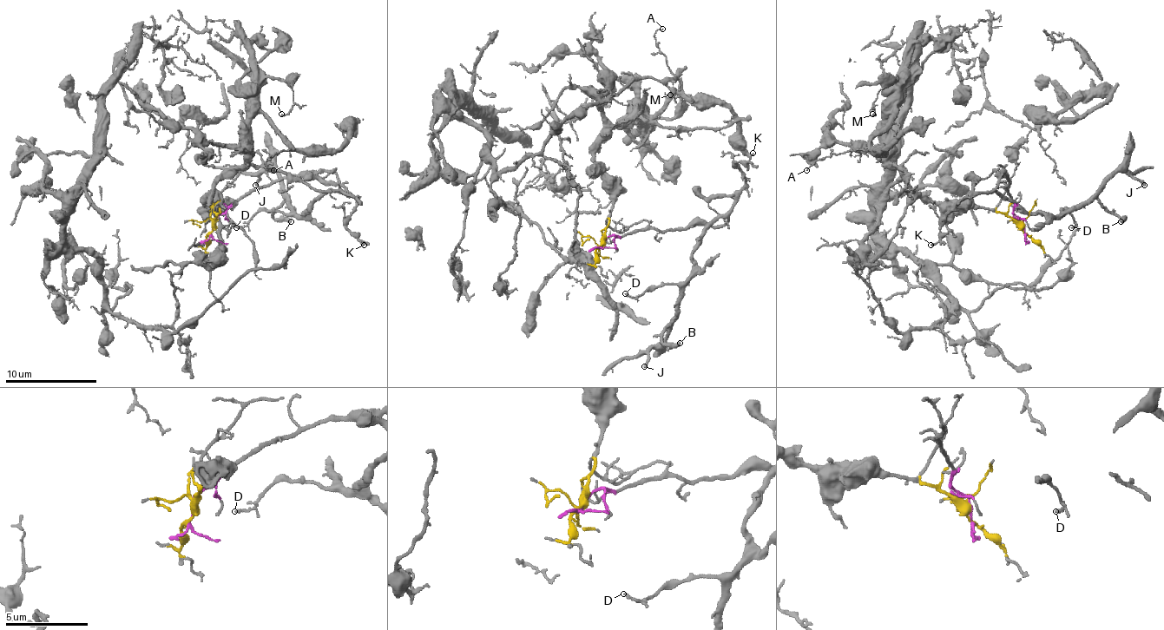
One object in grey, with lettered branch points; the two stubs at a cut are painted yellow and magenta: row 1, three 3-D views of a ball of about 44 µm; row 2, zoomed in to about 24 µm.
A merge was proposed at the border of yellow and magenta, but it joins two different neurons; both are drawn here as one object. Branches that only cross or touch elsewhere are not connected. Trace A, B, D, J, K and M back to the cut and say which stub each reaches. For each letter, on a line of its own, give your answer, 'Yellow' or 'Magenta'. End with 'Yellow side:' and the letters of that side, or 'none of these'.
A: Yellow
B: Magenta
D: Magenta
J: Magenta
K: Magenta
M: Yellow
Yellow side: A, M

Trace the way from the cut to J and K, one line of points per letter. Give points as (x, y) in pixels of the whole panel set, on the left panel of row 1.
J: (213, 226), (274, 180), (332, 172), (338, 180), (301, 215), (274, 172), (256, 186)
K: (213, 226), (220, 213), (253, 190), (288, 176), (332, 172), (340, 190), (357, 201), (347, 229), (363, 245)

